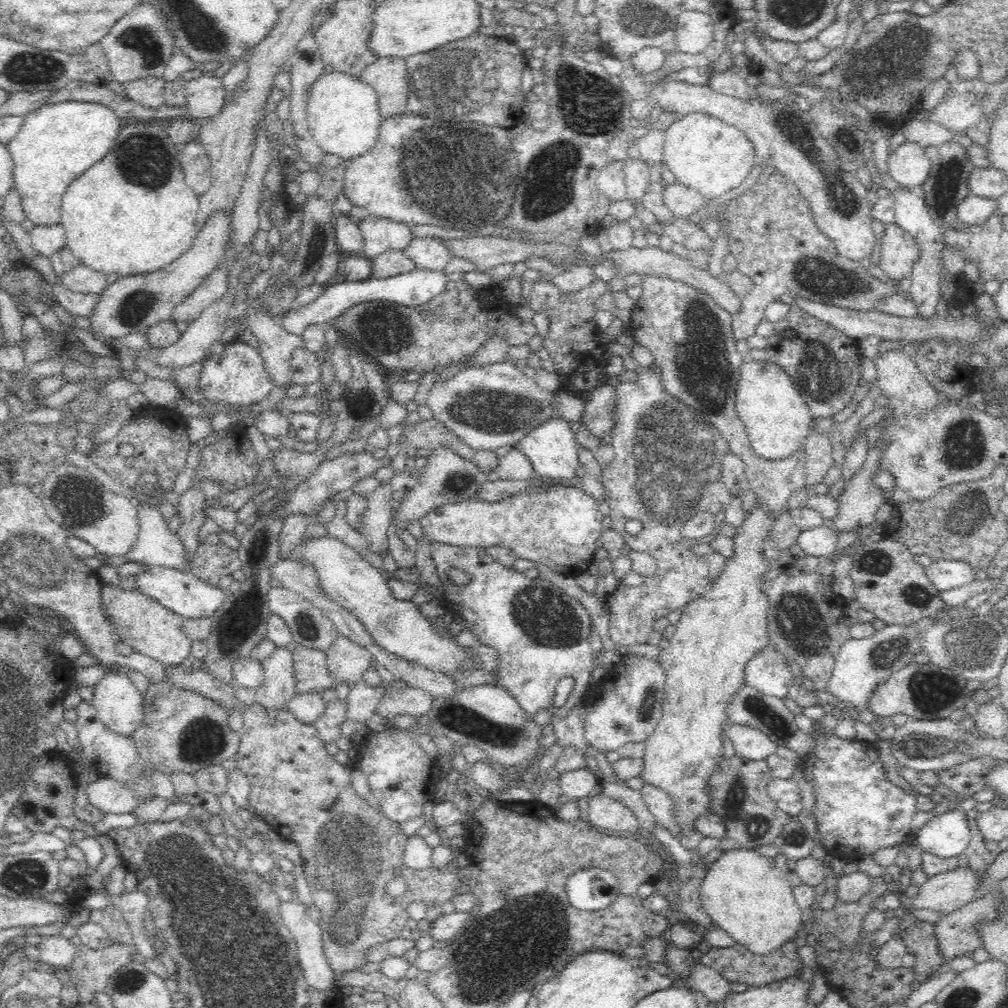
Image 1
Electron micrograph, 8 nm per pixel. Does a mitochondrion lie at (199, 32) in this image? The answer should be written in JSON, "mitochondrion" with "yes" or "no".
{"mitochondrion":"yes"}

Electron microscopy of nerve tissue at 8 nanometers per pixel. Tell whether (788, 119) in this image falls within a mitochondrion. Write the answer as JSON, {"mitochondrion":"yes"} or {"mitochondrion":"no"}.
{"mitochondrion":"no"}

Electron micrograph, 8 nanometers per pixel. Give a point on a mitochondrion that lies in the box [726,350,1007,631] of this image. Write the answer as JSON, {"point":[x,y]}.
{"point":[964,513]}

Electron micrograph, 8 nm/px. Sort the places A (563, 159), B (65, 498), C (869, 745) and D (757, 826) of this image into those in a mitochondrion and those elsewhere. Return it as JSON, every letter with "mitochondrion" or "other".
{"A":"mitochondrion","B":"mitochondrion","C":"other","D":"mitochondrion"}

